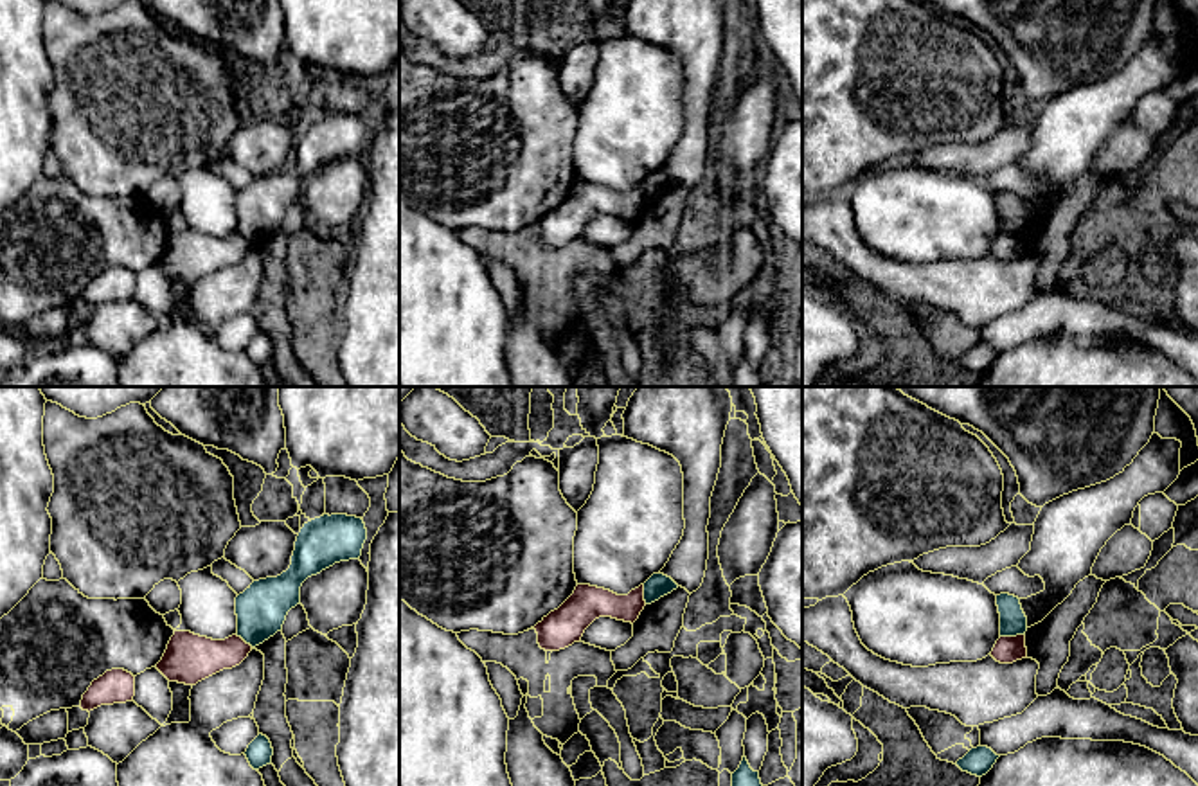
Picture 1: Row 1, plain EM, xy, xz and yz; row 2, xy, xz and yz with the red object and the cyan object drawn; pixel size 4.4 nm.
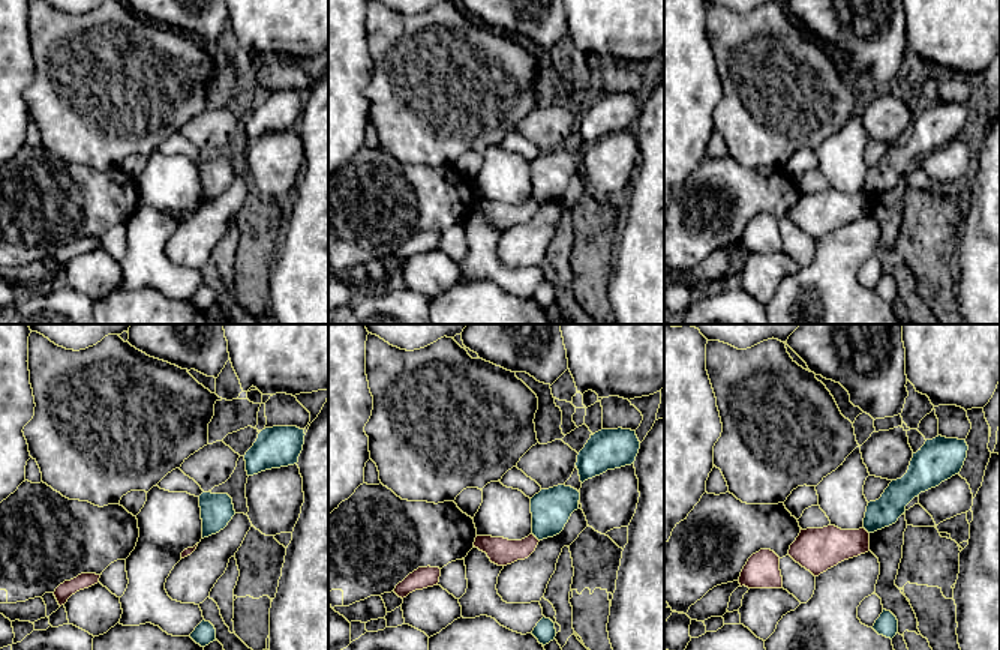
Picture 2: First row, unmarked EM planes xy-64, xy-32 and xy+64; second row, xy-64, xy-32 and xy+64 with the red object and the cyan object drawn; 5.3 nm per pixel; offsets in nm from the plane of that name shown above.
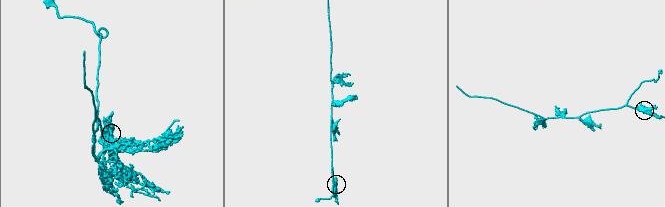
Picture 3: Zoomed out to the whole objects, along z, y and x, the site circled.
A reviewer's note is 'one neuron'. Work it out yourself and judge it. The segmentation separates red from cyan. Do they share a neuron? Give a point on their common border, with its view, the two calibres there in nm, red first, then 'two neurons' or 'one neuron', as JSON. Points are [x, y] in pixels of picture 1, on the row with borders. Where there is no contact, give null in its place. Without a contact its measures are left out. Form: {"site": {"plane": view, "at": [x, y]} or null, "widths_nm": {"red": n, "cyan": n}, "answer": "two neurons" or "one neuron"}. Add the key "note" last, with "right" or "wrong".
{"site": {"plane": "yz", "at": [1011, 637]}, "widths_nm": {"red": 120, "cyan": 120}, "answer": "two neurons", "note": "wrong"}

